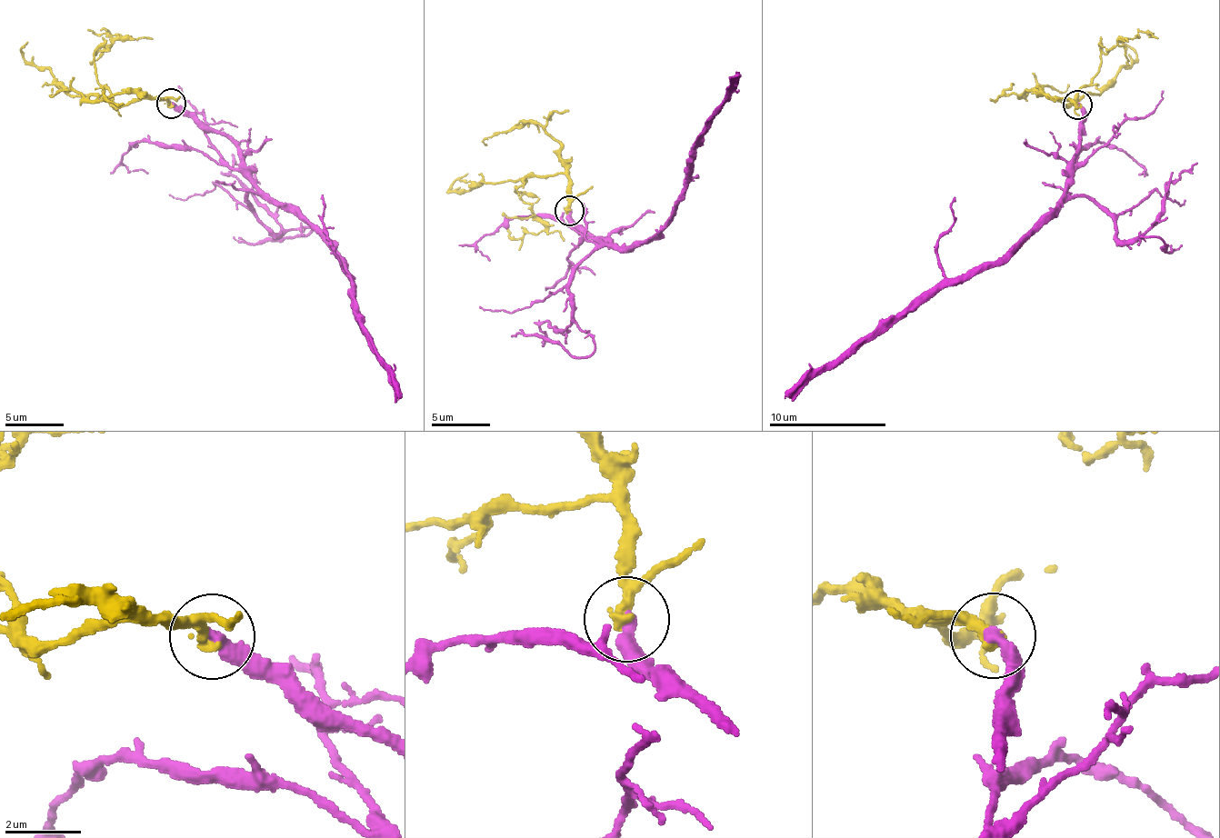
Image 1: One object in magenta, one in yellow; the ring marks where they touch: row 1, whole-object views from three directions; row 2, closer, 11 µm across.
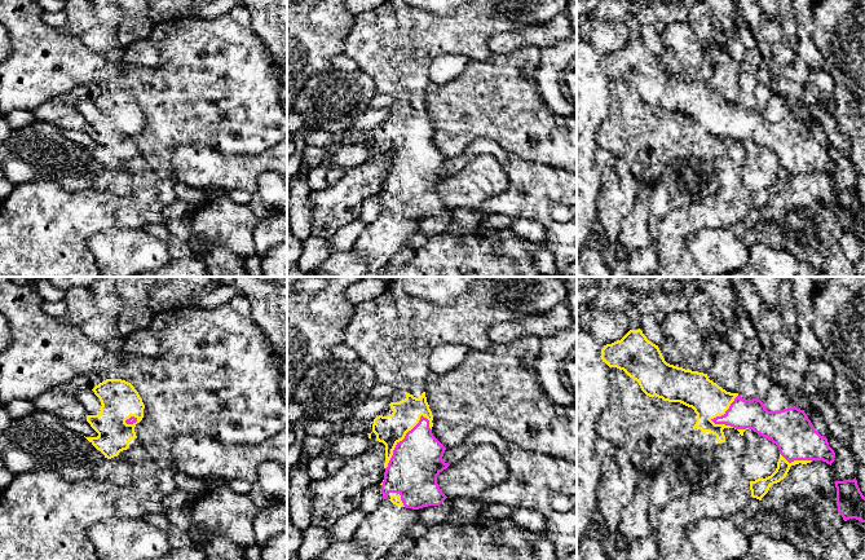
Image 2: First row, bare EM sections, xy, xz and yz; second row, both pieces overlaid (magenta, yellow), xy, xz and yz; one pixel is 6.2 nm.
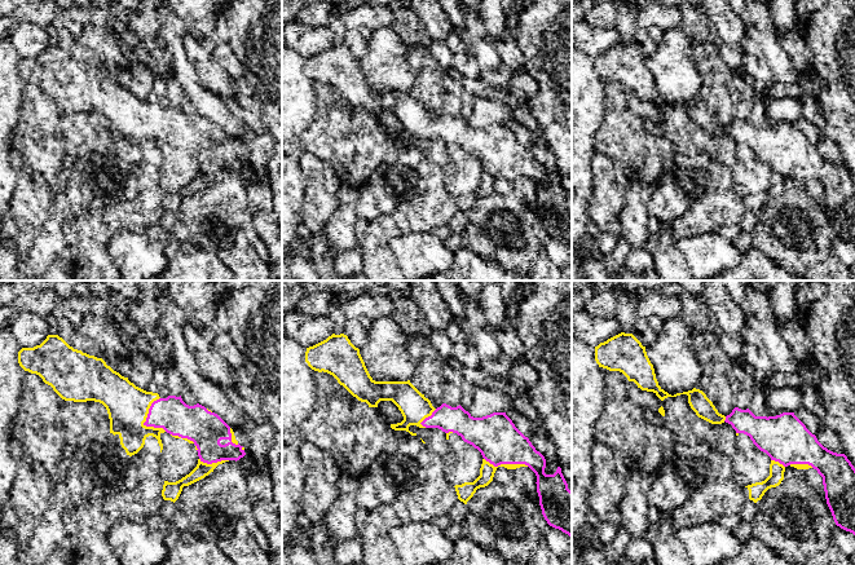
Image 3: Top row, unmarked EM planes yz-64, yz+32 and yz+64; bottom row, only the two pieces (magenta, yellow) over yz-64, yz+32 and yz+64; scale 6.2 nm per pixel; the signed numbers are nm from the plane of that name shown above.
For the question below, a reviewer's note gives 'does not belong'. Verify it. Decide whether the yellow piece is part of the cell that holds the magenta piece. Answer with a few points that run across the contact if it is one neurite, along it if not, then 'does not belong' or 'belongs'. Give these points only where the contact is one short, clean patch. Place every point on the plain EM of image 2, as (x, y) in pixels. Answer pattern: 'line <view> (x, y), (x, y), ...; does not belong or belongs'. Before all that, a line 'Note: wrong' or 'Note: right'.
Note: wrong
belongs

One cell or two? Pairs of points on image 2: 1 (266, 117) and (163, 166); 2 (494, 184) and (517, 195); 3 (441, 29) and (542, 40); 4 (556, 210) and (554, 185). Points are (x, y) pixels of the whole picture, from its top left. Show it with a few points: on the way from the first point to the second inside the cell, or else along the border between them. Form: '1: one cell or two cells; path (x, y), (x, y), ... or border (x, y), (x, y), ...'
1: one cell; path (237, 117), (223, 122), (192, 122), (177, 136)
2: two cells; border (498, 161), (508, 177), (508, 185), (481, 207)
3: two cells; border (554, 16), (547, 21), (523, 27)
4: two cells; border (552, 203), (551, 216), (563, 223)

